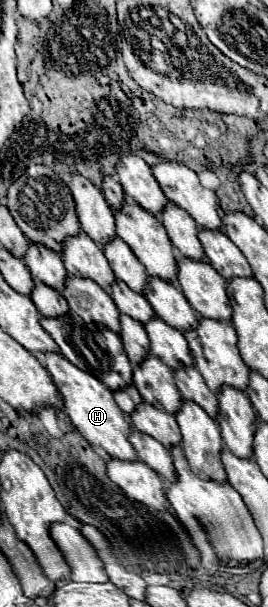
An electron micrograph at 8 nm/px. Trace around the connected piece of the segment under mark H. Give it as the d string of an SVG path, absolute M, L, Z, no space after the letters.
M46 353L44 363L46 363L48 373L52 375L52 381L56 383L56 387L62 395L64 413L70 417L70 421L82 433L82 437L90 445L102 447L110 457L124 459L124 461L138 459L134 447L128 441L128 433L130 433L132 425L128 423L128 417L114 403L112 391L100 379L96 379L94 375L90 375L86 371L80 371L76 365L72 365L66 357L62 357L58 353Z

